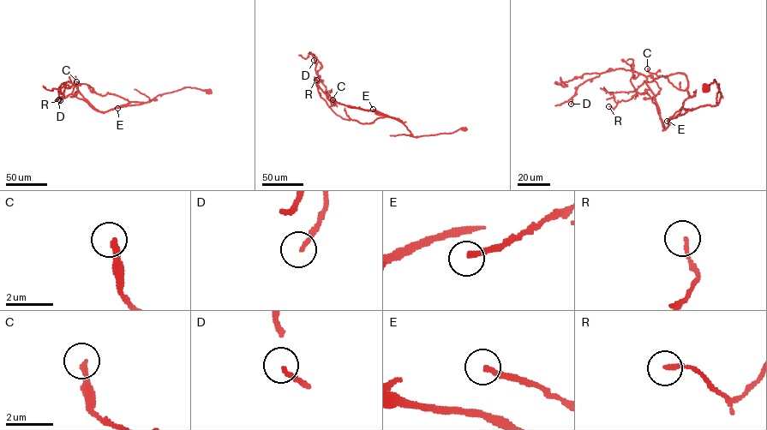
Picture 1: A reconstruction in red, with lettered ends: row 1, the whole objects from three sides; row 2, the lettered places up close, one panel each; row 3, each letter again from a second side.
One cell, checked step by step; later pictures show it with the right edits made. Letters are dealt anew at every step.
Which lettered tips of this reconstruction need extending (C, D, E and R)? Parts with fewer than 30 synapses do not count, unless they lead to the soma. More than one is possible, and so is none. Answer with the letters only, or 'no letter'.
C

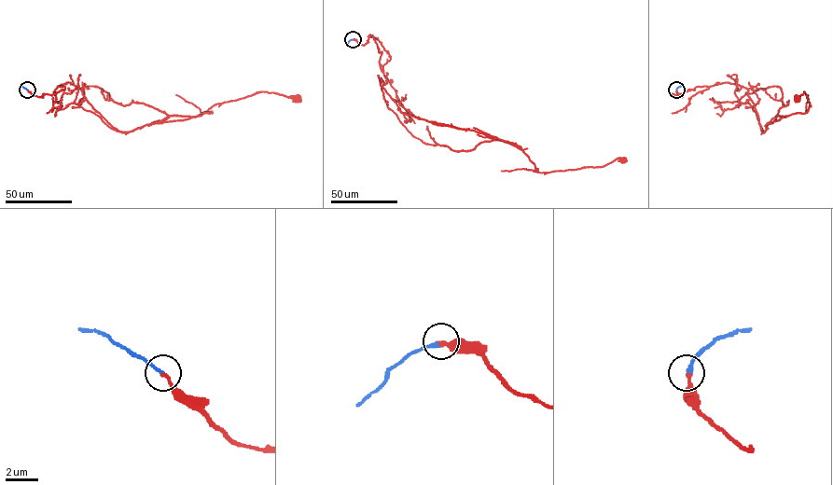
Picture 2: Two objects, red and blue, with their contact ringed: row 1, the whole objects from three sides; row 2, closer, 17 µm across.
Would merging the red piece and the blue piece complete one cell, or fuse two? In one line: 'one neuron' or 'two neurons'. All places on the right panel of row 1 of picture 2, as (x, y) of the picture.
one neuron

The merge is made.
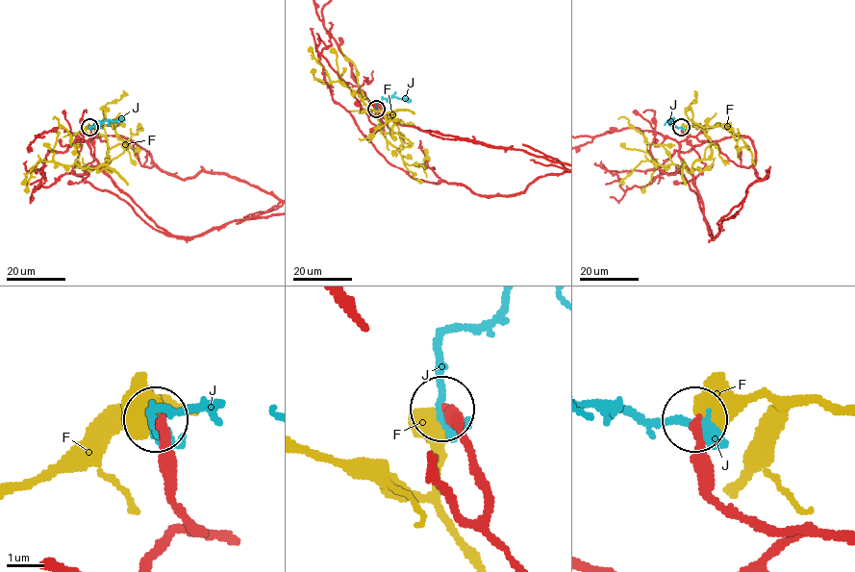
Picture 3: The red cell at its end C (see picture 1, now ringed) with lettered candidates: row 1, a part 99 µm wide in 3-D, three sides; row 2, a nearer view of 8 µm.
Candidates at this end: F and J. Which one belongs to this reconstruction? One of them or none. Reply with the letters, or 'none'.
none

